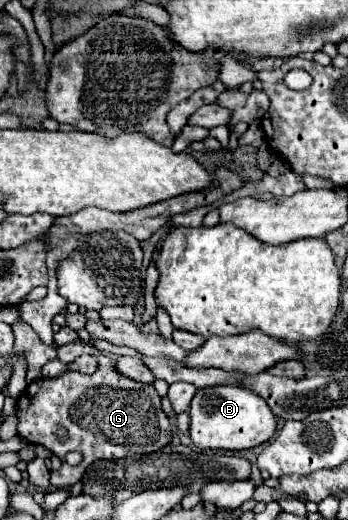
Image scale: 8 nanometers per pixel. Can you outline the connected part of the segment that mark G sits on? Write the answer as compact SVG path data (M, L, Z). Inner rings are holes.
M80 338L76 342L60 346L56 352L58 358L78 358L80 354L92 354L96 358L102 358L102 364L98 372L92 376L66 370L62 376L56 378L38 378L26 386L26 390L20 394L16 402L18 436L30 444L42 444L62 460L60 470L52 472L52 486L74 486L80 480L80 474L84 474L86 466L96 460L150 454L164 448L170 442L172 430L160 406L158 392L152 384L132 382L130 378L116 374L114 354L102 354ZM58 426L66 430L68 440L58 440ZM70 450L78 450L84 454L82 464L66 464L66 454Z

